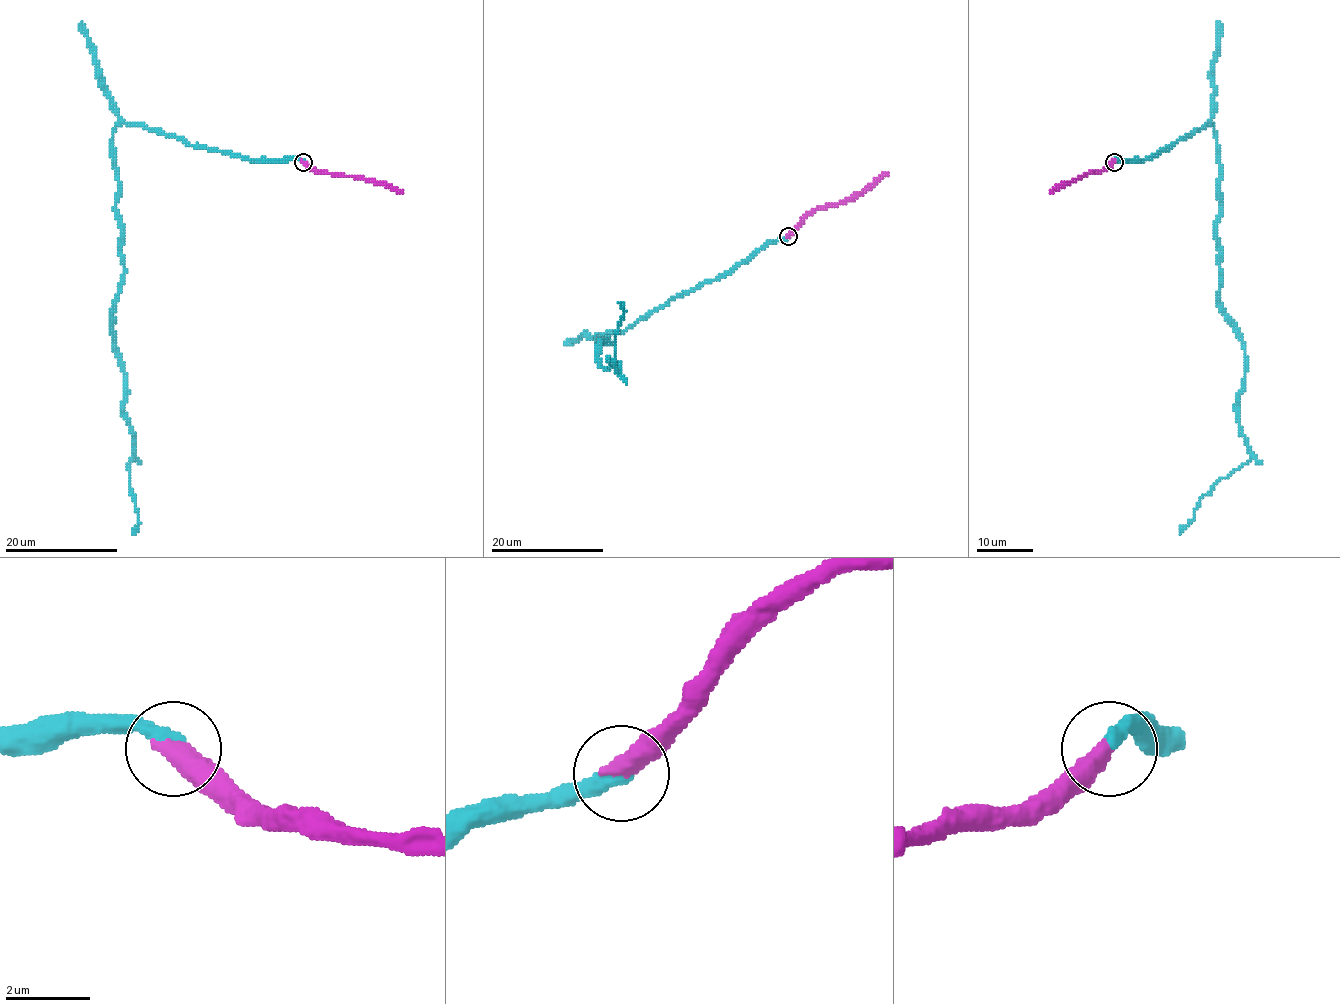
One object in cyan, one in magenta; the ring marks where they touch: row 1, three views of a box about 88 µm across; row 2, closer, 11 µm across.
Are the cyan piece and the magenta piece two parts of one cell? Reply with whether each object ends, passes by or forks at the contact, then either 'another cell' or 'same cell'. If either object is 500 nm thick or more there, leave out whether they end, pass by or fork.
same cell

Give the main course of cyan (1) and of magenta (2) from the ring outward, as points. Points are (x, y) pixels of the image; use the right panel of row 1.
1: (1114, 161), (1147, 160), (1207, 123), (1216, 133), (1220, 312), (1244, 350), (1238, 423), (1251, 457), (1179, 533)
2: (1114, 161), (1101, 170), (1061, 184), (1049, 194)

